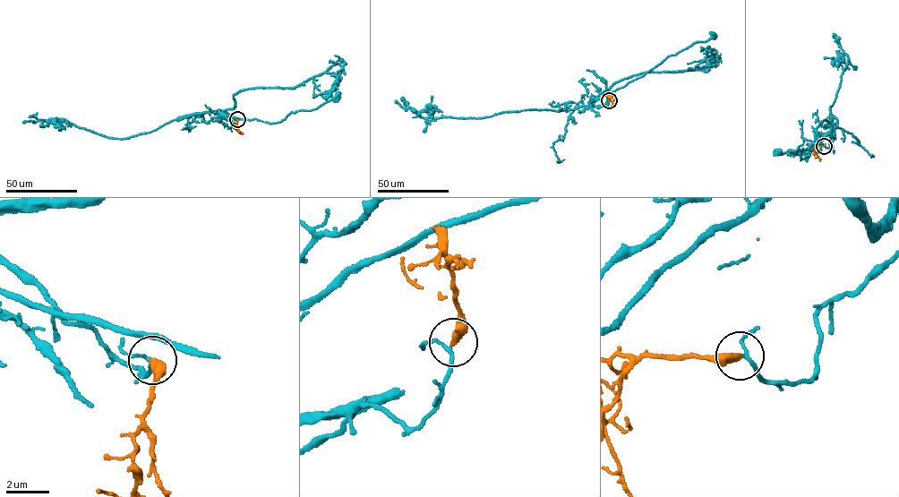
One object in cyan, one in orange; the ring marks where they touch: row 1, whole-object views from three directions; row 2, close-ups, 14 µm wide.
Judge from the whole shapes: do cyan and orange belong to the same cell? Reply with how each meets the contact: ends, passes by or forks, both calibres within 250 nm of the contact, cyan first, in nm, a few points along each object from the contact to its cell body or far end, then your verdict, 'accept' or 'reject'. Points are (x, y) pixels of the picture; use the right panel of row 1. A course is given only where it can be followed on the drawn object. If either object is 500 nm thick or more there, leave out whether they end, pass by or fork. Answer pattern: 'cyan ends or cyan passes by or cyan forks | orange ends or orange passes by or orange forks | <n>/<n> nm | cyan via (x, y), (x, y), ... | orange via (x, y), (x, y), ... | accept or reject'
cyan passes by | orange ends | 130/440 nm | cyan via (824, 146), (828, 147), (834, 134), (828, 134), (800, 155), (792, 154), (790, 149), (782, 154), (780, 151) | orange via (824, 146), (814, 146), (820, 161) | accept

